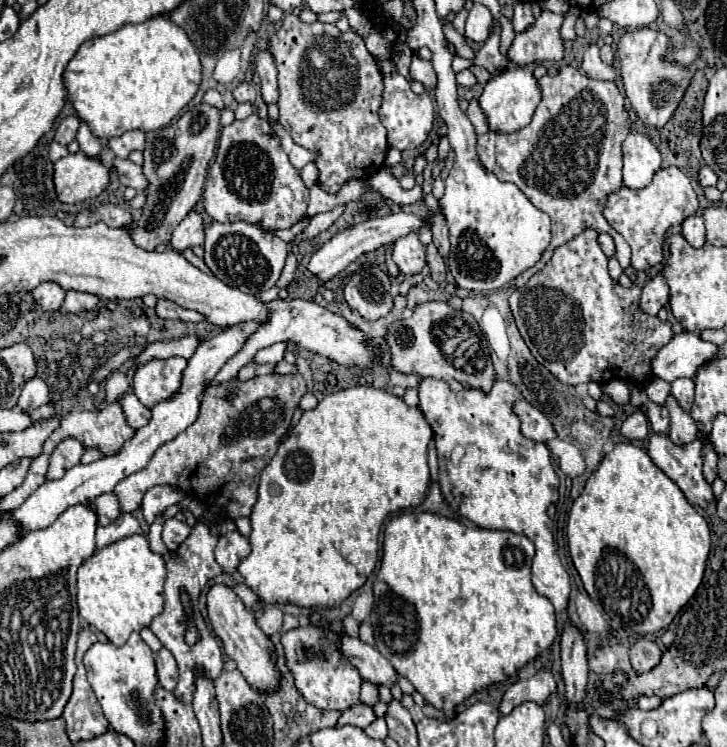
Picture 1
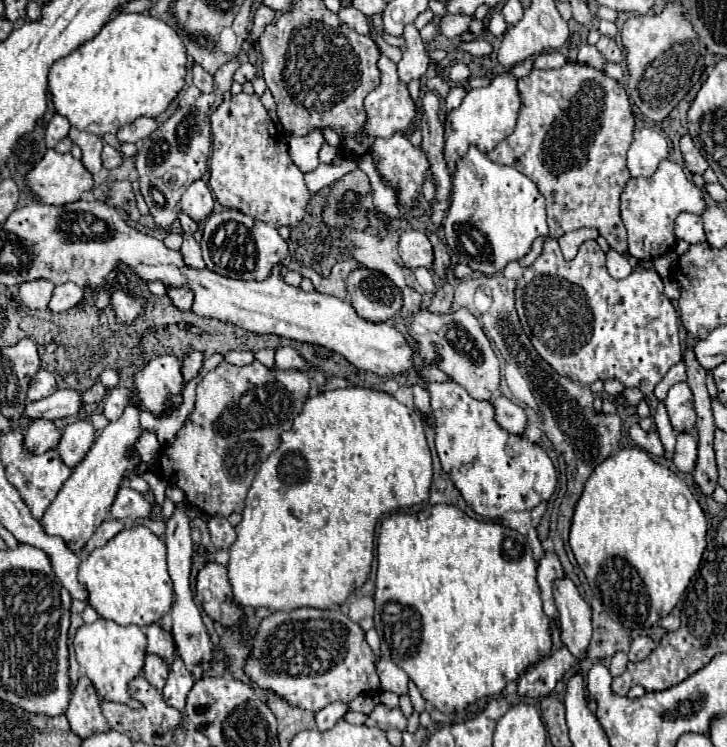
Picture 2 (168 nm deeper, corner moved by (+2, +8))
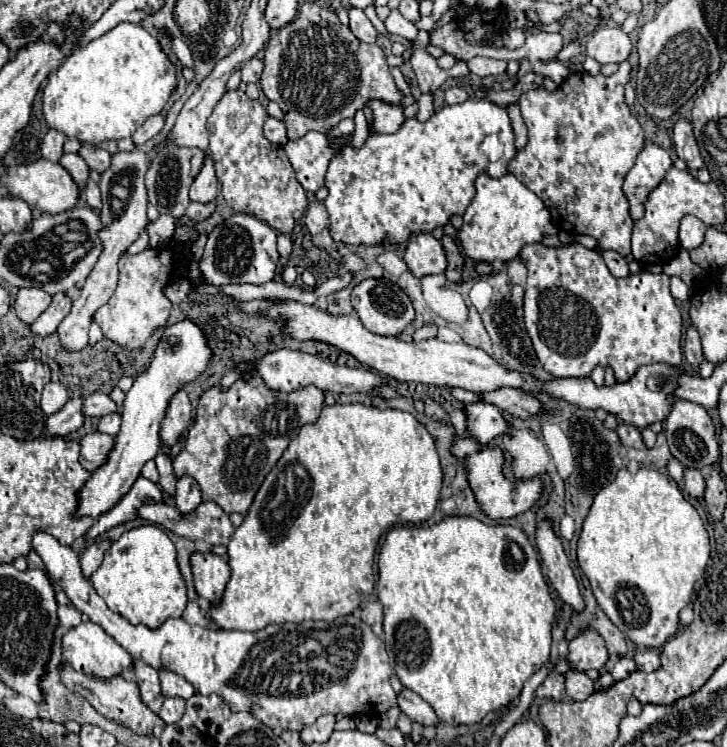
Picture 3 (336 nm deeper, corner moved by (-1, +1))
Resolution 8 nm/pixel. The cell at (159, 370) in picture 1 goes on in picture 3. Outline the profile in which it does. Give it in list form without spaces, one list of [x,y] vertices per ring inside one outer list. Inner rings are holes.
[[[179,389],[171,401],[169,401],[169,407],[167,407],[167,413],[161,421],[161,439],[167,443],[167,445],[175,445],[177,439],[185,433],[185,429],[189,427],[191,423],[191,401],[187,397],[187,393],[183,389]]]

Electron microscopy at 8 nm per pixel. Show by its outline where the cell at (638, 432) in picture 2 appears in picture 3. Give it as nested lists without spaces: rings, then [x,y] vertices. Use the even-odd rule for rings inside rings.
[[[619,425],[617,433],[619,433],[623,445],[635,447],[635,449],[647,449],[647,445],[645,445],[645,441],[641,437],[641,431],[637,427],[633,427],[633,425]]]

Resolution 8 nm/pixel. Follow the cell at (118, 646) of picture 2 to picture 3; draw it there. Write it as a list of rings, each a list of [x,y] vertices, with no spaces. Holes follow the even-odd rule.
[[[91,621],[73,627],[63,637],[63,657],[75,671],[91,675],[101,681],[113,679],[121,675],[121,671],[125,669],[133,669],[133,657],[117,641],[113,641],[113,637],[109,637],[97,623],[91,623]]]

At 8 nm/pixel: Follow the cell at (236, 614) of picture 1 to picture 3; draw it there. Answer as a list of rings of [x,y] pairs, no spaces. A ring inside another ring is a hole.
[[[195,553],[191,557],[191,567],[197,595],[207,599],[211,605],[219,605],[231,577],[227,561],[213,553]]]

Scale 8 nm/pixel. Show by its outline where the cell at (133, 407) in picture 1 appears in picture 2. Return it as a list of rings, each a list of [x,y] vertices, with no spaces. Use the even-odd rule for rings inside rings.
[[[118,386],[114,390],[108,392],[108,396],[104,398],[104,406],[102,406],[102,414],[108,420],[118,420],[124,412],[124,406],[130,402],[130,390],[124,386]]]

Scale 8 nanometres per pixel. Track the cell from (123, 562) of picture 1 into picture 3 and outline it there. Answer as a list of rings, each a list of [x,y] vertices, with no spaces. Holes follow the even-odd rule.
[[[141,525],[123,533],[105,551],[103,563],[89,577],[89,581],[113,613],[119,613],[131,625],[157,629],[167,619],[181,617],[187,605],[187,589],[175,557],[175,545],[161,527]]]

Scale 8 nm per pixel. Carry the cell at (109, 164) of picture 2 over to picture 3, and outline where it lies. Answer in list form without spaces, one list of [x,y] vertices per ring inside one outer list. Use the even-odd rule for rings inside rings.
[[[83,145],[79,149],[79,155],[97,173],[105,173],[111,167],[111,153],[105,149],[95,149],[93,145]]]

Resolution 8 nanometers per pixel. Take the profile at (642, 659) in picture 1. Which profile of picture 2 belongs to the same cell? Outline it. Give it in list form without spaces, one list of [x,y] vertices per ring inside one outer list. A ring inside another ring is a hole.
[[[638,636],[638,638],[632,640],[628,658],[630,658],[632,662],[640,662],[640,660],[644,660],[654,648],[656,648],[656,644],[654,644],[654,640],[652,640],[650,636]]]

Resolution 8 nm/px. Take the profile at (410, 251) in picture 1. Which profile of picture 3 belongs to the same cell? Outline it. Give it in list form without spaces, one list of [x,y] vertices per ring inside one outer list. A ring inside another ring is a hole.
[[[417,233],[409,237],[405,263],[415,277],[443,273],[447,267],[447,259],[441,243],[429,233]]]

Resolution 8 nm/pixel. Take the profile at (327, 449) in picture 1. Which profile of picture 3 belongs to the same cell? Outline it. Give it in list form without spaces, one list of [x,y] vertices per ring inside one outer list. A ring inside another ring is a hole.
[[[351,403],[351,405],[331,405],[323,407],[319,419],[315,423],[303,425],[299,435],[289,443],[281,459],[273,465],[269,475],[265,477],[263,485],[259,487],[253,505],[249,513],[245,515],[245,521],[239,529],[235,529],[227,549],[229,549],[229,567],[231,567],[231,579],[225,587],[223,601],[219,607],[213,609],[213,619],[221,629],[243,629],[243,631],[257,631],[263,629],[265,625],[271,623],[301,623],[305,619],[317,619],[317,621],[335,621],[337,617],[353,613],[361,601],[365,601],[375,587],[375,575],[373,575],[373,559],[375,559],[375,549],[377,541],[387,529],[403,523],[421,523],[427,521],[439,501],[439,491],[441,491],[441,465],[439,457],[435,451],[433,437],[429,431],[407,411],[397,411],[397,409],[379,409],[373,405],[365,403]]]

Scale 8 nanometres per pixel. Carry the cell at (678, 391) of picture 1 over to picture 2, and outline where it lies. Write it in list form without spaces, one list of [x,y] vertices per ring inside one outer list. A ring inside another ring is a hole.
[[[686,382],[674,384],[668,390],[668,398],[664,400],[664,406],[668,410],[668,418],[676,432],[694,432],[696,430],[694,402],[692,402],[692,394],[690,394],[690,388]]]

